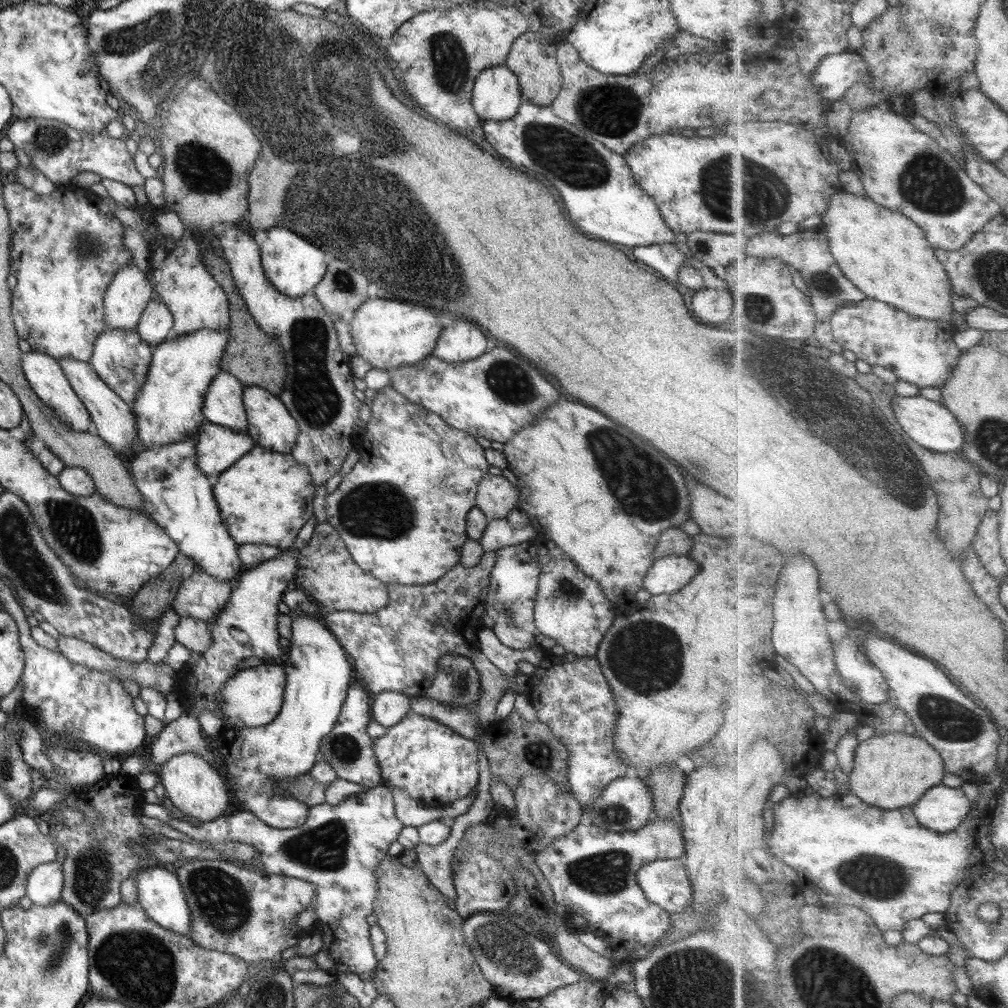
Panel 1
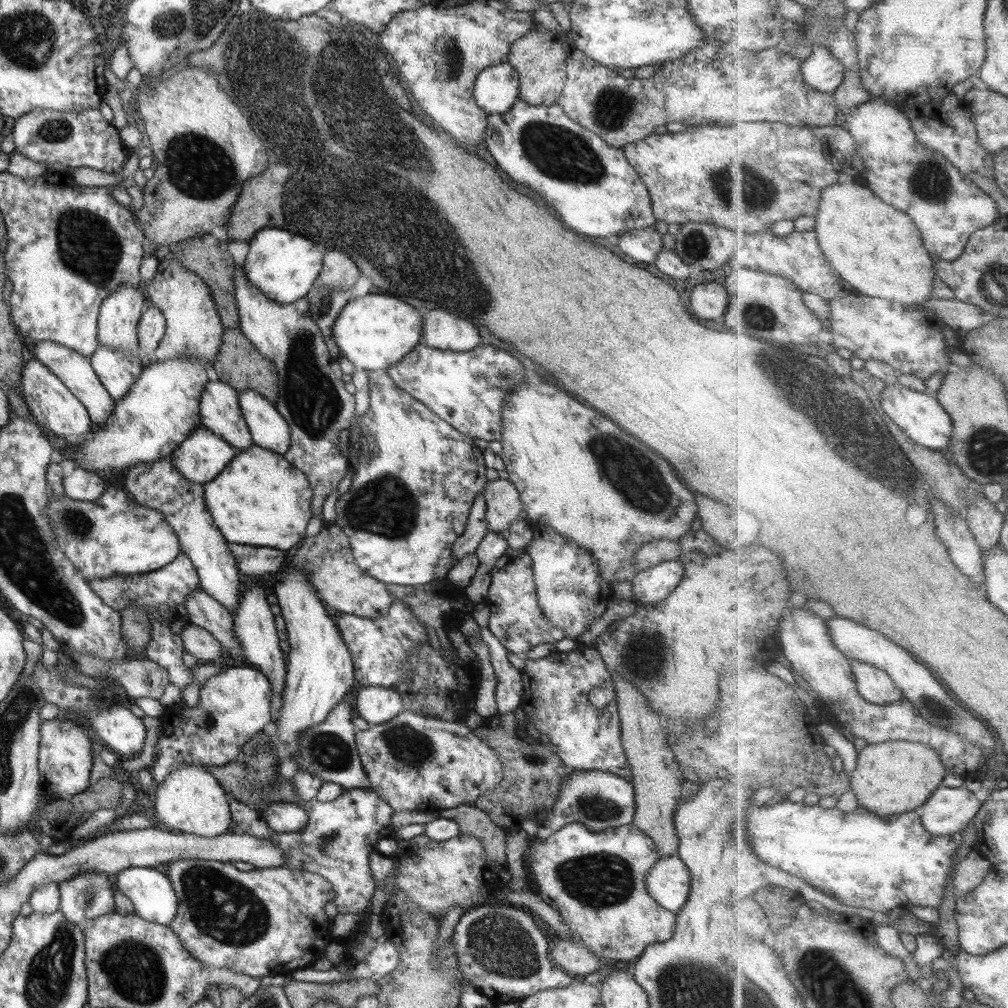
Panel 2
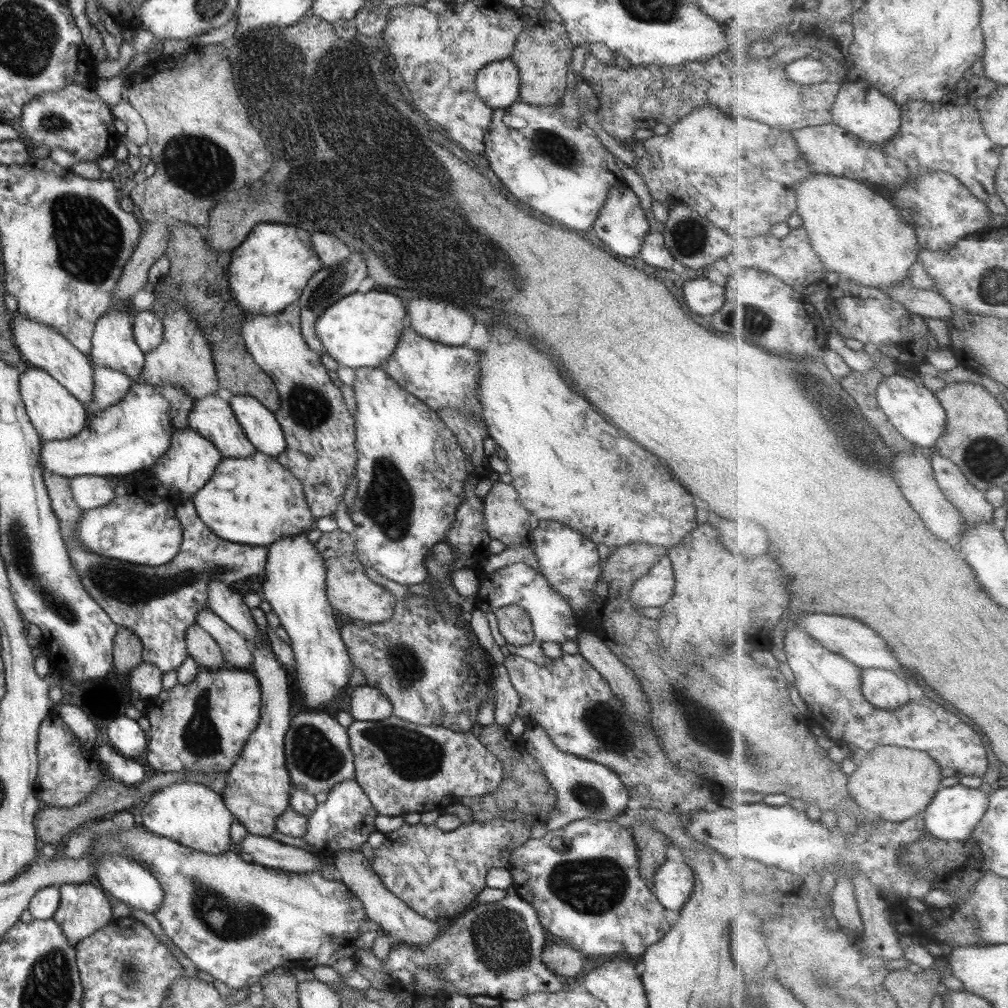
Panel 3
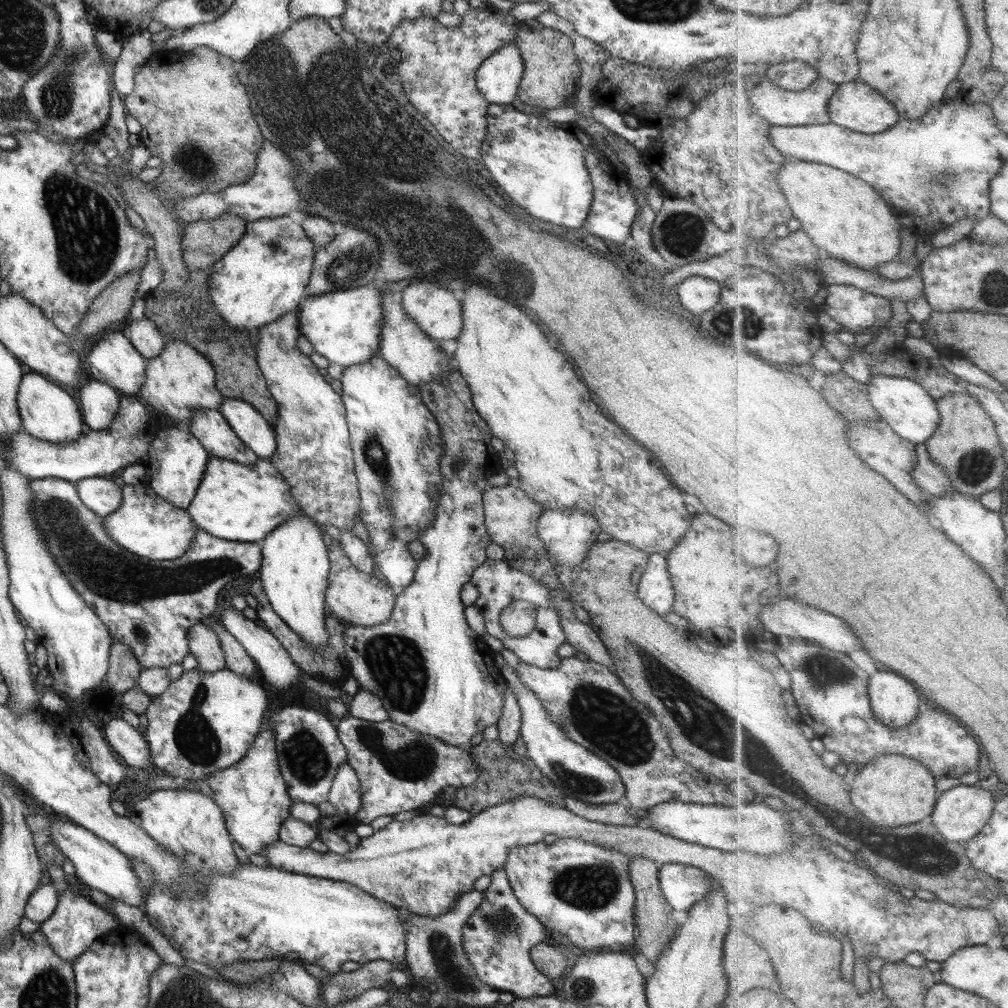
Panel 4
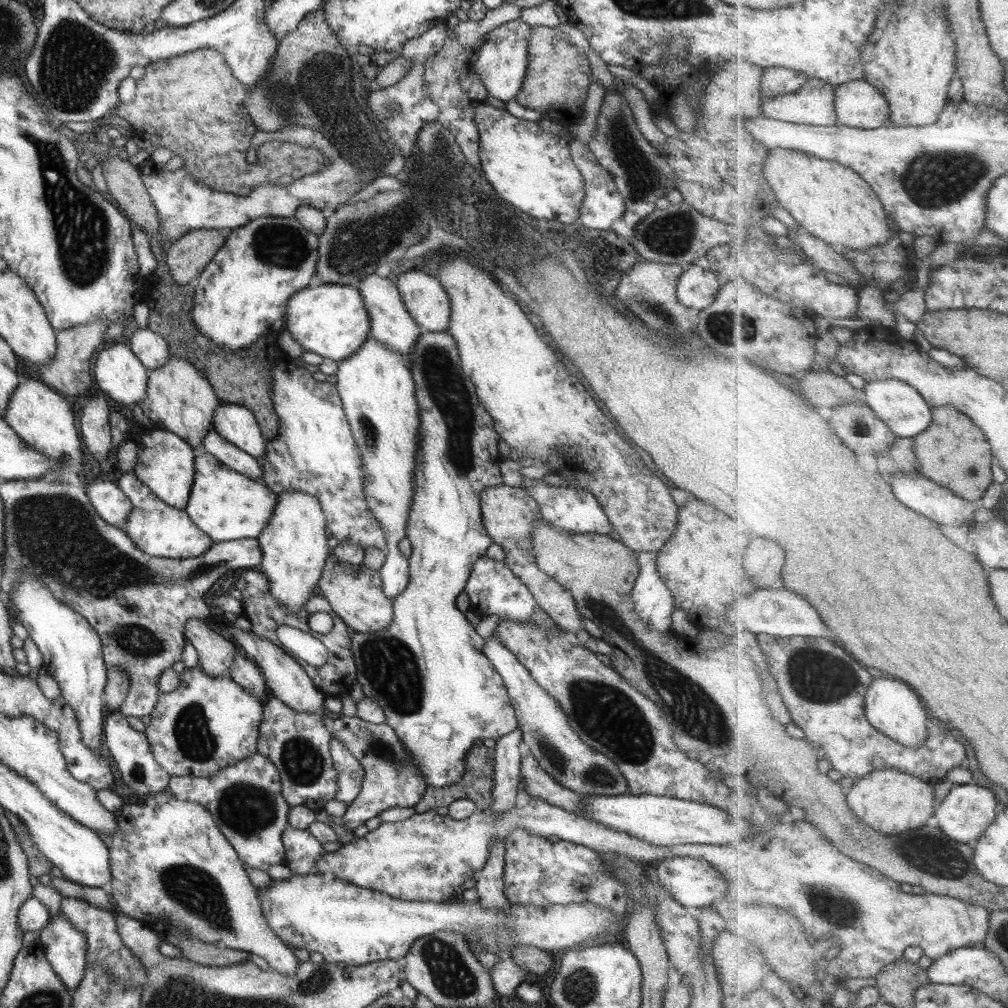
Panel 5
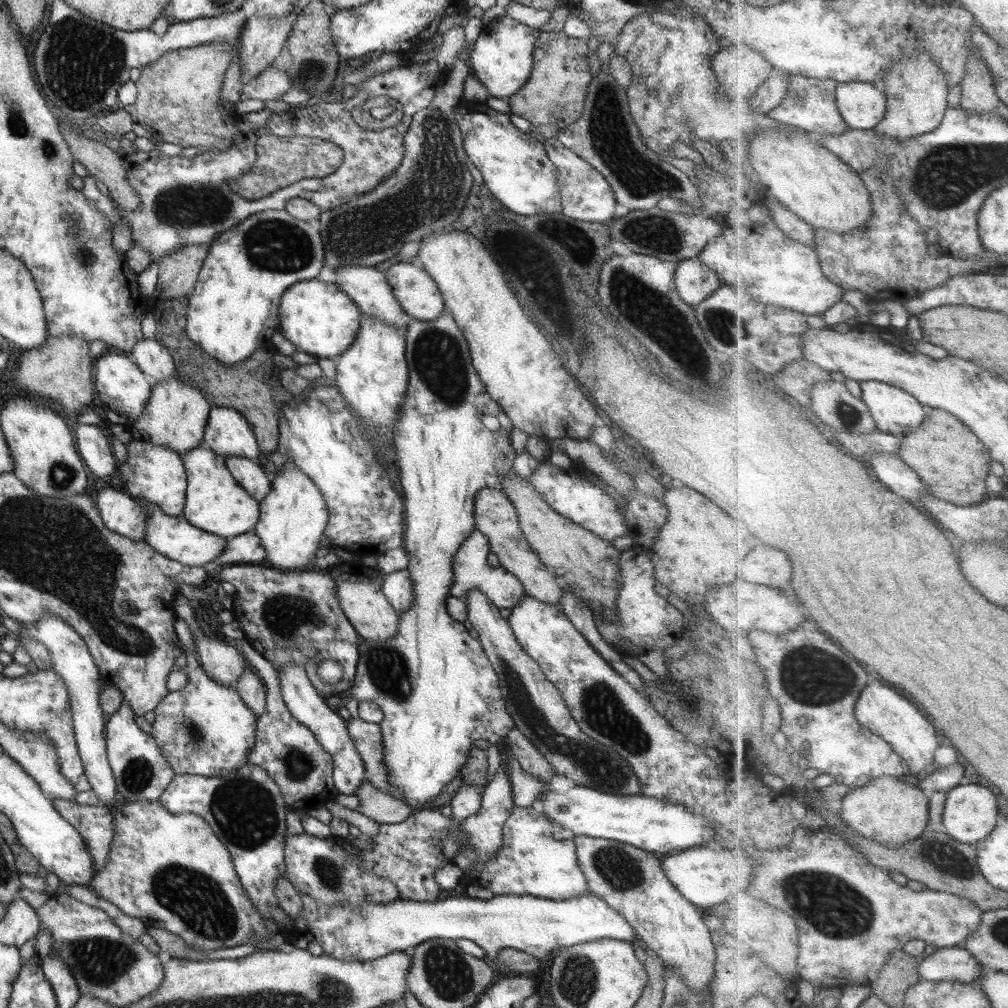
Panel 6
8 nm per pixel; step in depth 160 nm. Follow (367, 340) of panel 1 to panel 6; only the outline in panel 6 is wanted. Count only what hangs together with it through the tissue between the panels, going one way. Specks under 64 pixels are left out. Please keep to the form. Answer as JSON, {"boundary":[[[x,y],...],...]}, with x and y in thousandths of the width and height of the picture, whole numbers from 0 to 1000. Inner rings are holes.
{"boundary":[[[310,277],[291,282],[277,302],[277,327],[296,348],[330,356],[339,351],[354,334],[358,308],[332,281]]]}

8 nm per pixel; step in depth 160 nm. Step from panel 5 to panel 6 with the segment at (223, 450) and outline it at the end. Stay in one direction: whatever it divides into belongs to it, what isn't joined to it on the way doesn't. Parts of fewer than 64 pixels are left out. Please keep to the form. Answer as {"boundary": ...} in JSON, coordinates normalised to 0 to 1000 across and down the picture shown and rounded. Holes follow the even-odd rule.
{"boundary":[[[224,453],[223,460],[234,478],[256,498],[268,488],[269,473],[256,456]]]}

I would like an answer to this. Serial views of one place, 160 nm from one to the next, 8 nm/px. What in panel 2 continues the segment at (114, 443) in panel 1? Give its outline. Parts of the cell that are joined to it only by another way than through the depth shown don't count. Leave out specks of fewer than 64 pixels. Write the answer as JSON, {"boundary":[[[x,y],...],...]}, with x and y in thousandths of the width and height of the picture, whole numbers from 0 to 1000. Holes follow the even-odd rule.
{"boundary":[[[38,338],[34,340],[33,355],[39,357],[44,363],[50,366],[68,386],[78,399],[86,406],[88,414],[94,424],[101,425],[109,419],[113,411],[115,396],[111,396],[103,385],[97,372],[90,362],[88,354],[81,353],[78,349],[54,338]]]}

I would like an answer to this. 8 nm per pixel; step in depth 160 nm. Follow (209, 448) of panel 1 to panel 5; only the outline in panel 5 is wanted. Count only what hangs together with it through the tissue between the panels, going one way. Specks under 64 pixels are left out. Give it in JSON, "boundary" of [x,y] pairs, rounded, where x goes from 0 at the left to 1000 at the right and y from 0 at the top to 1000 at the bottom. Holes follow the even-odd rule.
{"boundary":[[[147,427],[137,437],[135,464],[132,470],[159,496],[173,504],[183,506],[188,494],[188,485],[194,470],[192,458],[196,448],[188,440],[167,427]]]}

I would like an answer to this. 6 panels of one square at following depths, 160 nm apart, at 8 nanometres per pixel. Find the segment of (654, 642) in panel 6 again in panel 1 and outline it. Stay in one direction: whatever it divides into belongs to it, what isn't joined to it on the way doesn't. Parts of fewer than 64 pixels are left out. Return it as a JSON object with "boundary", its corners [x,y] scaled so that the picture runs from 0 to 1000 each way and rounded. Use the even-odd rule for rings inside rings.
{"boundary":[[[683,552],[650,555],[639,572],[638,583],[647,591],[666,590],[679,583],[692,566],[692,560]]]}

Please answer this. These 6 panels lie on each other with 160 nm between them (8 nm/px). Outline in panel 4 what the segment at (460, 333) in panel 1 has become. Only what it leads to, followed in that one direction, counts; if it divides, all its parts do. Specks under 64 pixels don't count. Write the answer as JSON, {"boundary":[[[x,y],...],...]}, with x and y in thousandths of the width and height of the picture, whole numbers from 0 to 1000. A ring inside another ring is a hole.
{"boundary":[[[409,280],[399,290],[399,306],[415,323],[432,338],[448,337],[458,327],[457,299],[448,288],[429,280]]]}

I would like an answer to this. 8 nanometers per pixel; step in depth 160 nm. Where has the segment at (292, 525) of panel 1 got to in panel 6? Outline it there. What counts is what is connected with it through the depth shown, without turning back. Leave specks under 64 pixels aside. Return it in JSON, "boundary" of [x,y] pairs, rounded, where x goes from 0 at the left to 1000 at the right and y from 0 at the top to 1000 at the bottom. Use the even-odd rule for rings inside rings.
{"boundary":[[[202,441],[184,449],[185,450],[181,451],[181,459],[183,459],[183,463],[185,464],[186,485],[184,488],[184,501],[181,511],[185,513],[185,516],[197,526],[202,526],[207,530],[214,530],[223,535],[251,527],[258,512],[258,498],[252,496],[244,486],[234,478],[234,475],[232,475],[227,468],[222,454],[215,452],[213,448],[210,448]]]}

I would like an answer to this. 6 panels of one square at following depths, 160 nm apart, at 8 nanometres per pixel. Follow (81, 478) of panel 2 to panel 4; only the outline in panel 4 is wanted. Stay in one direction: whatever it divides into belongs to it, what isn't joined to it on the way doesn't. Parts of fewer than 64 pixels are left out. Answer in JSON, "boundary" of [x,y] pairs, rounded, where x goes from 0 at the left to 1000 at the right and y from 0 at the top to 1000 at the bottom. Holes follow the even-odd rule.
{"boundary":[[[102,473],[83,474],[75,478],[75,484],[79,496],[97,512],[107,512],[121,500],[123,490],[111,476]]]}

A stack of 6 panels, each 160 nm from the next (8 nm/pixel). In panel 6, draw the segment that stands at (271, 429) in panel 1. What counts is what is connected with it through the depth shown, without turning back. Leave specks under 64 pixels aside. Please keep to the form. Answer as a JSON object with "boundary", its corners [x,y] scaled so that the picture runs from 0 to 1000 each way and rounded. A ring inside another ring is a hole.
{"boundary":[[[211,402],[203,426],[202,442],[215,452],[256,456],[258,445],[244,415],[222,402]]]}

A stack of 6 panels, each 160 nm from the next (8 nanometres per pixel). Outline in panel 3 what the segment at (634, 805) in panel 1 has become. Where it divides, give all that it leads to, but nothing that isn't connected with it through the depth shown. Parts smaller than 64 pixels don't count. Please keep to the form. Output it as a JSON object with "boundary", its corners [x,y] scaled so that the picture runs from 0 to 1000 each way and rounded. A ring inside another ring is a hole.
{"boundary":[[[522,712],[518,732],[519,736],[522,736],[522,744],[538,761],[539,768],[553,788],[551,806],[546,806],[541,817],[543,823],[556,822],[561,817],[576,812],[605,814],[623,802],[624,786],[613,768],[602,760],[558,746],[528,712]]]}

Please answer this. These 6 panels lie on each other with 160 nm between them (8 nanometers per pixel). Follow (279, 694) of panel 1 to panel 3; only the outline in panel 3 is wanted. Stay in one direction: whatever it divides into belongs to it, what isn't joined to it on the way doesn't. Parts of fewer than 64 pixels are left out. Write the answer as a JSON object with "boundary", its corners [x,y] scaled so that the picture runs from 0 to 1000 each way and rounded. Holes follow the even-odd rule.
{"boundary":[[[223,662],[221,665],[199,665],[192,676],[187,679],[176,678],[170,685],[161,686],[157,690],[144,693],[145,704],[142,710],[147,712],[149,716],[149,723],[145,725],[146,730],[146,744],[145,744],[145,756],[159,766],[179,766],[182,765],[188,769],[193,769],[198,771],[202,767],[207,766],[224,766],[228,764],[232,757],[238,752],[240,743],[244,738],[244,735],[248,732],[250,725],[256,720],[259,711],[259,683],[252,669],[240,664],[232,664],[229,662]]]}

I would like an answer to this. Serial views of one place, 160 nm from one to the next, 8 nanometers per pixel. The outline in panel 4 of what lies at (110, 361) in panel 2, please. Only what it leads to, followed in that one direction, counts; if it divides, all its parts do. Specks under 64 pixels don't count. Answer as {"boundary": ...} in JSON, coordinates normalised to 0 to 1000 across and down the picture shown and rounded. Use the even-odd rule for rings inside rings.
{"boundary":[[[91,376],[79,383],[79,407],[89,428],[105,427],[113,418],[120,391],[108,381]]]}

